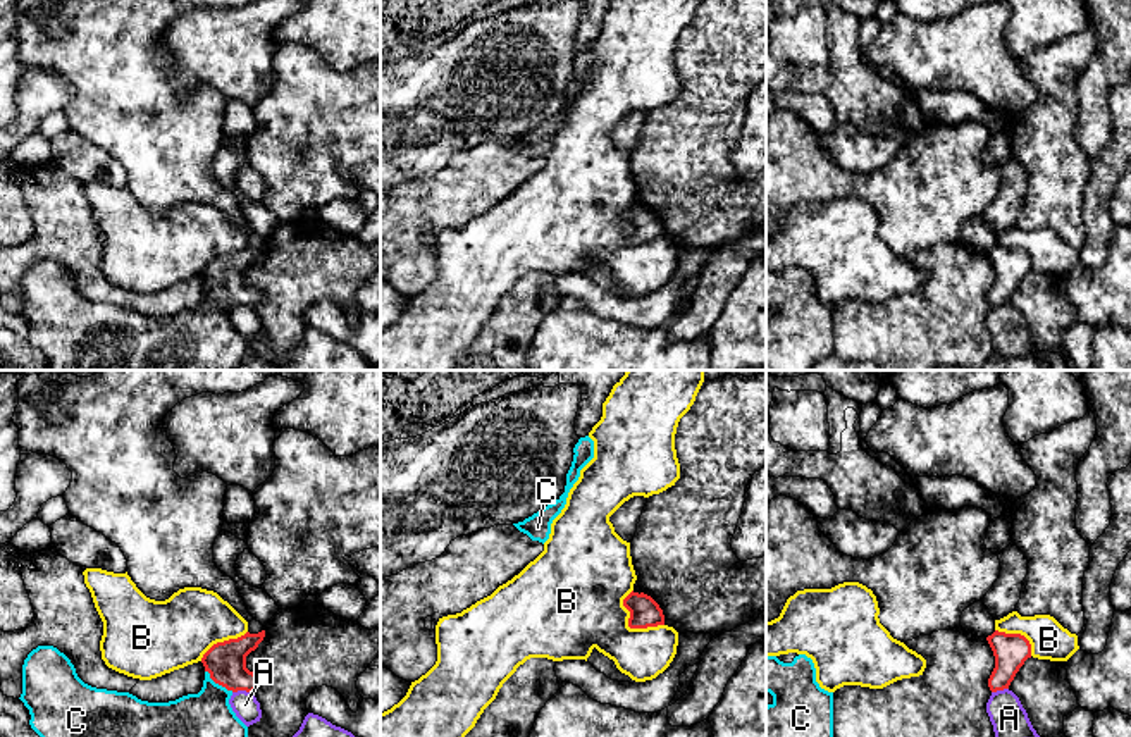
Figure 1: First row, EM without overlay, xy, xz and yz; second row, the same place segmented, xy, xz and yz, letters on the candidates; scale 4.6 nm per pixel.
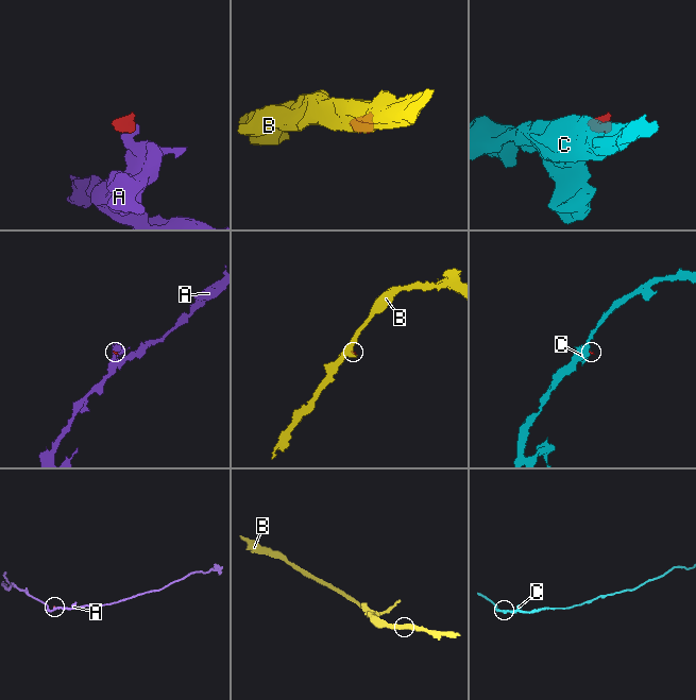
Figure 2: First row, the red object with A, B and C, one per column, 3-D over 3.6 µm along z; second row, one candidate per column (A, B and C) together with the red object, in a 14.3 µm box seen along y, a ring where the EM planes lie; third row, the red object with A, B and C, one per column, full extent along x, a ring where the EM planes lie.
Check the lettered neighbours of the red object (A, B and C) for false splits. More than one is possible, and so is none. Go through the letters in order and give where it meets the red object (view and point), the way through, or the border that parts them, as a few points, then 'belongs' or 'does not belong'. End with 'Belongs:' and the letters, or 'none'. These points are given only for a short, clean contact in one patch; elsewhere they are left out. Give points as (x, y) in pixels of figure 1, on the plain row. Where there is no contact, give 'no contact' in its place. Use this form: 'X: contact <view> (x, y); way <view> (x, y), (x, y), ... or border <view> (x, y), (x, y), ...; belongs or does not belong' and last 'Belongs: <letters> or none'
A: contact xy (241, 303); border xy (252, 305), (233, 307); does not belong
B: contact xz (629, 240); border xz (632, 204), (624, 214), (629, 240), (663, 240); does not belong
C: contact xy (219, 298); way xy (226, 276), (226, 286), (219, 298), (200, 348); belongs
Belongs: C

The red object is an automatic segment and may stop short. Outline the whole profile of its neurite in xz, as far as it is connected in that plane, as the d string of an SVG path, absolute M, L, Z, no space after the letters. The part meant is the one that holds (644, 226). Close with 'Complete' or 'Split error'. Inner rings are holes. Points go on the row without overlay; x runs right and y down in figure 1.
M630 207L623 214L623 220L630 226L630 243L647 243L664 239L664 229L659 219L644 207Z. Complete

